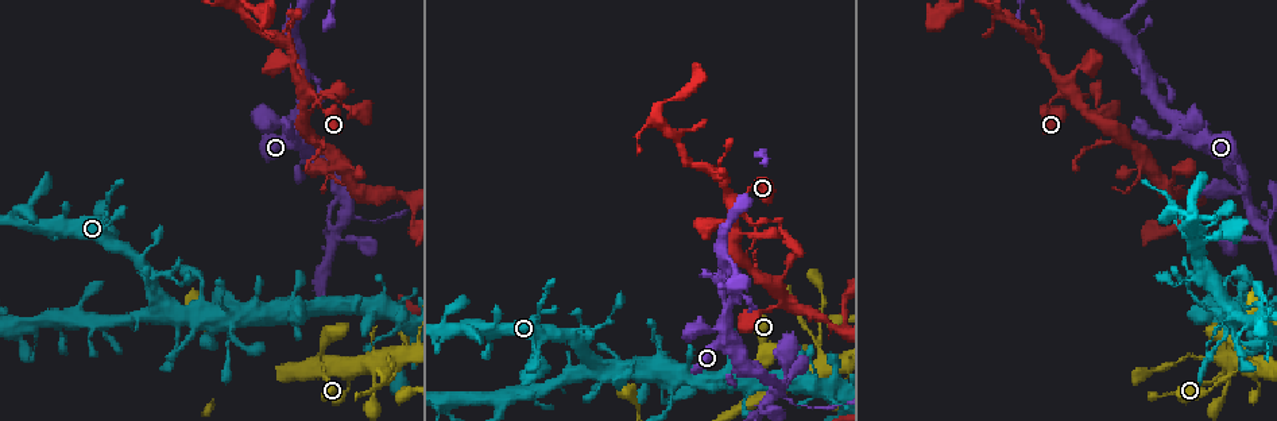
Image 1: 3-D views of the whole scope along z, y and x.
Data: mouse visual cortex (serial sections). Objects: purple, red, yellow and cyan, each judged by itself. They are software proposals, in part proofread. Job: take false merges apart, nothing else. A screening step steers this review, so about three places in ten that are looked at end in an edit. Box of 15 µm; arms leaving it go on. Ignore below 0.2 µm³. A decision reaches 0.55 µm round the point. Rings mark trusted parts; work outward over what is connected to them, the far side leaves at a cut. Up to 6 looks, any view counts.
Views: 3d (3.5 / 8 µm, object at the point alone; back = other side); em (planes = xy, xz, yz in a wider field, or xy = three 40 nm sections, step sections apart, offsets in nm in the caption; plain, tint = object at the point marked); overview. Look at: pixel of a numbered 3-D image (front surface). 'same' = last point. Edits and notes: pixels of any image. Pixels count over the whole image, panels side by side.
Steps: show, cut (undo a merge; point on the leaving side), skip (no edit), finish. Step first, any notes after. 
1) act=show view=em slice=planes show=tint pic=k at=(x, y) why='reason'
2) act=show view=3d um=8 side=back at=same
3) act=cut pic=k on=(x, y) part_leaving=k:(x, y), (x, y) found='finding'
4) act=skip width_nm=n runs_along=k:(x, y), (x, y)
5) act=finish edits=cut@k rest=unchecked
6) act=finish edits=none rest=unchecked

act=show view=3d um=3.5 pic=1 at=(1069, 97) why='small branch off a trunk'

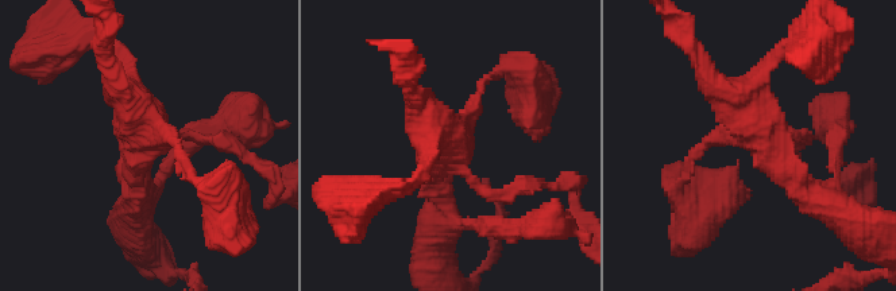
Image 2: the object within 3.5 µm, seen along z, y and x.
act=show view=em slice=xy step=5 show=tint pic=2 at=(750, 133)

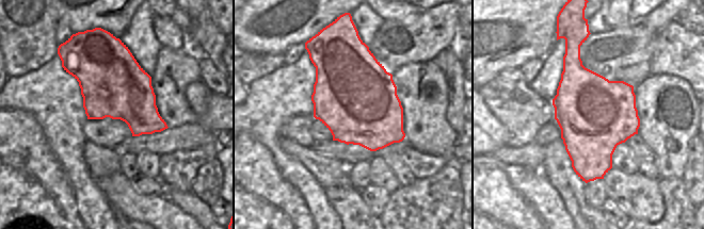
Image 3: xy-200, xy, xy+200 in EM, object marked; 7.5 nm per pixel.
act=skip width_nm=600 runs_along=2:(490, 76), (436, 159), (440, 200) found='all the same cell'

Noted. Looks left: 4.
act=show view=3d um=3.5 pic=1 at=(399, 353) why='sharp bend'

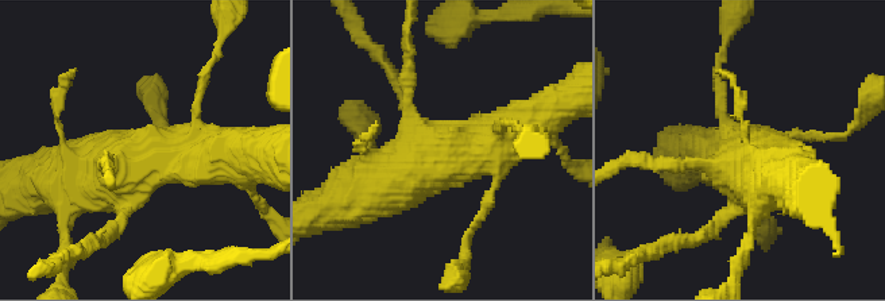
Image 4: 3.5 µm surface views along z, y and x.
act=show view=em slice=planes show=tint pic=4 at=(446, 152) why='need the tissue'

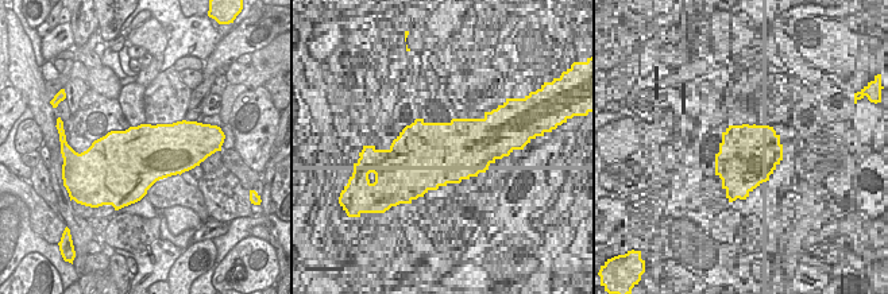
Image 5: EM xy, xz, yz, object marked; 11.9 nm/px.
act=skip runs_along=4:(49, 192), (173, 150), (194, 134) found='continuous, no second cell'

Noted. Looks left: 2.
act=show view=3d um=3.5 pic=1 at=(1200, 132) why='a narrow waist'

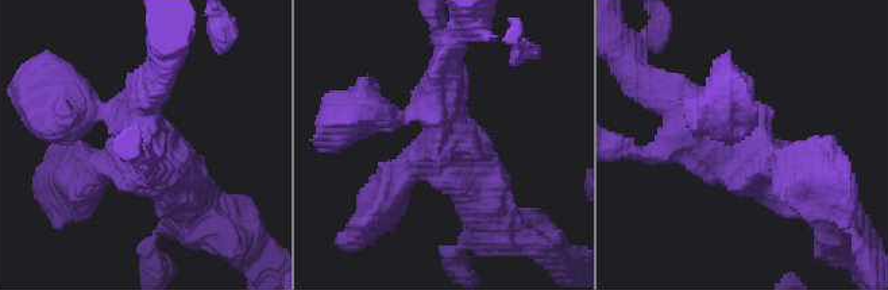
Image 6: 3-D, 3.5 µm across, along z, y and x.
act=show view=em slice=xy step=1 show=tint pic=6 at=(446, 131) arms=4 arm_widths_nm=200,450,500,600 why='shape alone is not enough'

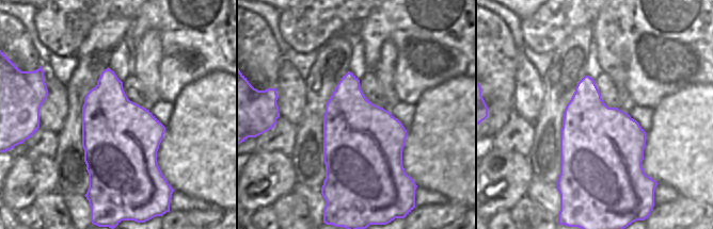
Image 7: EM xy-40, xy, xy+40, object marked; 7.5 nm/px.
act=skip width_nm=600 runs_along=6:(809, 184), (680, 108) found='one cell here'

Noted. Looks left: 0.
act=finish edits=none rest=unchecked

